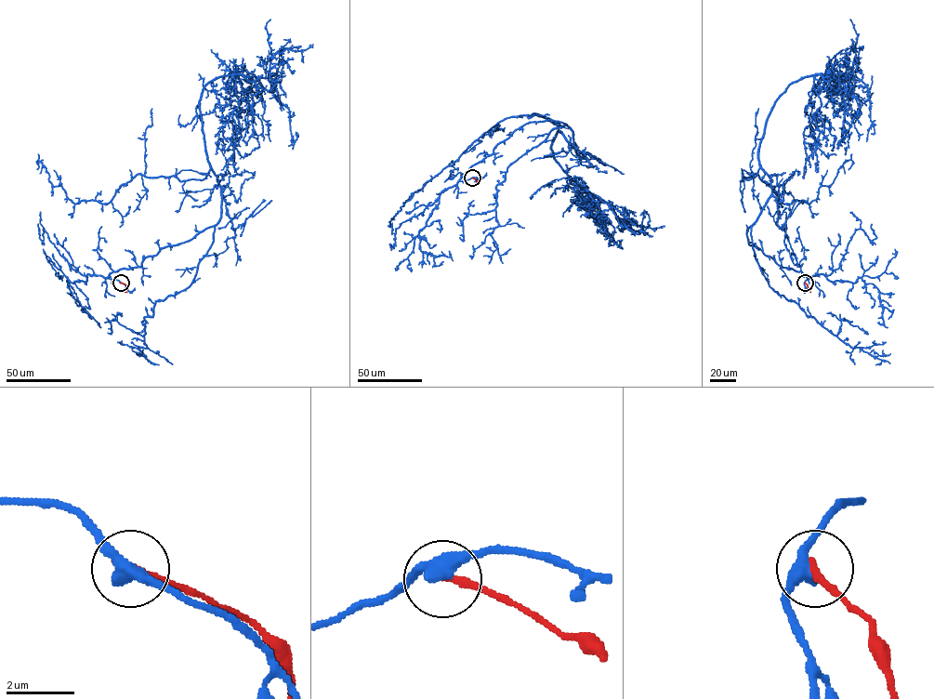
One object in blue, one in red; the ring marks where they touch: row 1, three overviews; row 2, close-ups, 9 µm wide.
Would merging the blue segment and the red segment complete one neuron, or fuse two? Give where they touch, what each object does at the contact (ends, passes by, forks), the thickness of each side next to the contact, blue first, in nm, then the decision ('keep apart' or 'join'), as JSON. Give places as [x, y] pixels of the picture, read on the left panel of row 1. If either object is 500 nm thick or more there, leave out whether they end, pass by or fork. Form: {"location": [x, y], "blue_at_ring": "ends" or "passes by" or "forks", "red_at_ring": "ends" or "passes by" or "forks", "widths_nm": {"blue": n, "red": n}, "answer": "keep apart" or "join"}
{"location": [121, 283], "blue_at_ring": "passes by", "red_at_ring": "ends", "widths_nm": {"blue": 400, "red": 240}, "answer": "keep apart"}

